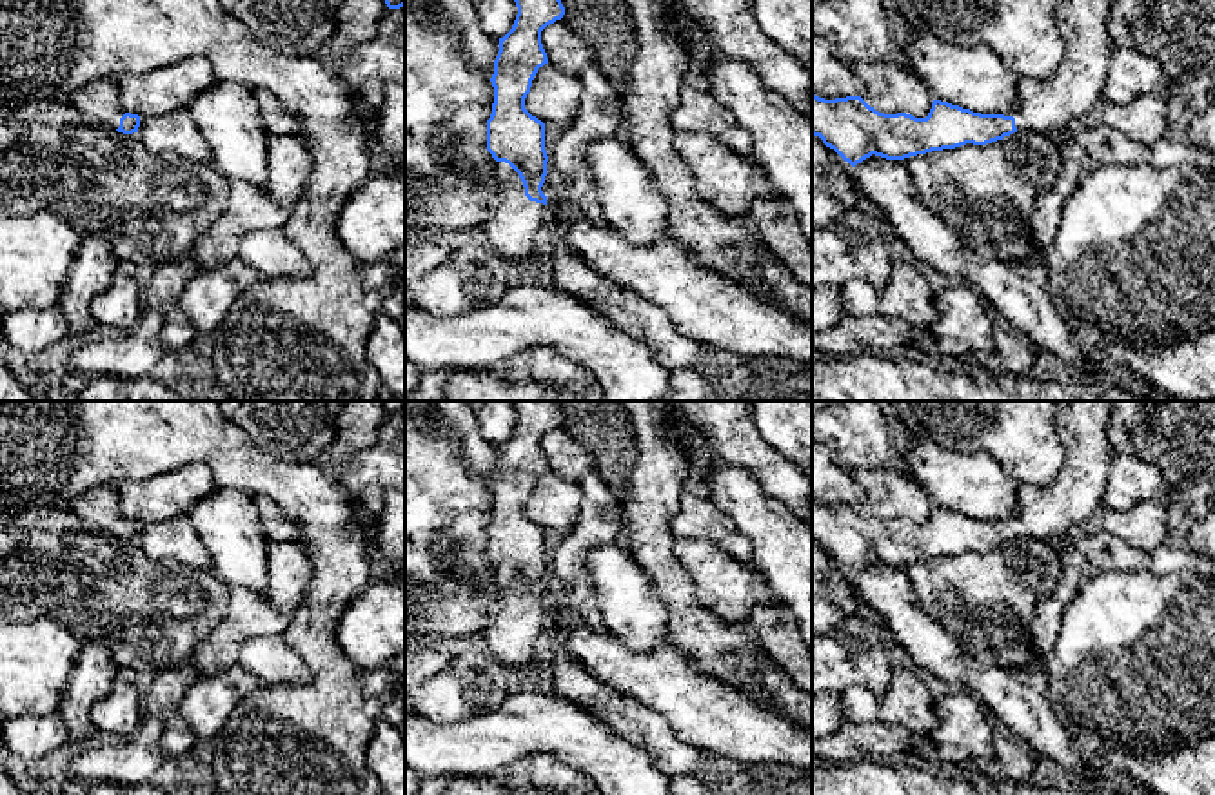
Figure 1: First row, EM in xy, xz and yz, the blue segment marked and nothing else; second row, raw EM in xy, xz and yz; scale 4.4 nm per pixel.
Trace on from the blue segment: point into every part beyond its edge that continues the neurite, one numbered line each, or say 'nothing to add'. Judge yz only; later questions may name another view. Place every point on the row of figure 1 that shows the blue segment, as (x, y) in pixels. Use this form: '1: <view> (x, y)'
1: yz (1056, 102)

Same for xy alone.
1: xy (98, 100)

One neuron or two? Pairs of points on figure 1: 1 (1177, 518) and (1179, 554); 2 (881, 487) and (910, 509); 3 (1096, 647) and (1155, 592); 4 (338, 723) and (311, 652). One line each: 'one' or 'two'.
1: one
2: one
3: one
4: one

